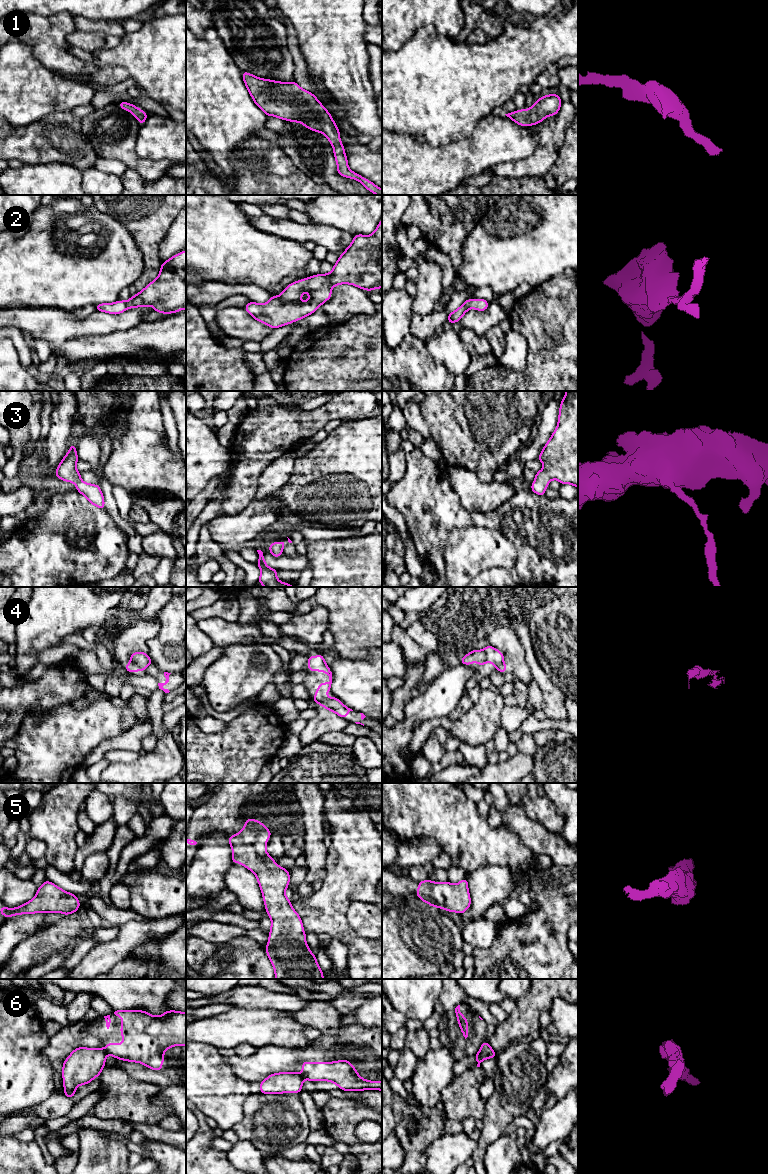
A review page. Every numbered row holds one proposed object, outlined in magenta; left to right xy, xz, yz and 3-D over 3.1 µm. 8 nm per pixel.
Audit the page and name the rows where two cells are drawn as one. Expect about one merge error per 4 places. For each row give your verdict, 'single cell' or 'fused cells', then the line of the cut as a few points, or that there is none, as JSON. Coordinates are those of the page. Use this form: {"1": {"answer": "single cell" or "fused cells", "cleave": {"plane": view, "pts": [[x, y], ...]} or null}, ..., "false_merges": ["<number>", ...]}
{"1": {"answer": "single cell", "cleave": null}, "2": {"answer": "single cell", "cleave": null}, "3": {"answer": "single cell", "cleave": null}, "4": {"answer": "fused cells", "cleave": {"plane": "xy", "pts": [[131, 661], [144, 668]]}}, "5": {"answer": "single cell", "cleave": null}, "6": {"answer": "fused cells", "cleave": {"plane": "xy", "pts": [[105, 1050], [107, 1053]]}}, "false_merges": ["4", "6"]}

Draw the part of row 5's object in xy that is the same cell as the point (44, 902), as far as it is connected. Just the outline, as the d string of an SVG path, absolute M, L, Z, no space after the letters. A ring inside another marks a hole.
M46 880L37 890L36 896L27 903L8 909L0 908L0 913L9 918L20 914L59 912L64 915L76 913L81 906L77 896L64 891L51 881Z

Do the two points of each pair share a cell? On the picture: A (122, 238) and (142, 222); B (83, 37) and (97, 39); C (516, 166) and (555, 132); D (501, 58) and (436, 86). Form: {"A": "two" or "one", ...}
{"A": "two", "B": "one", "C": "one", "D": "one"}

